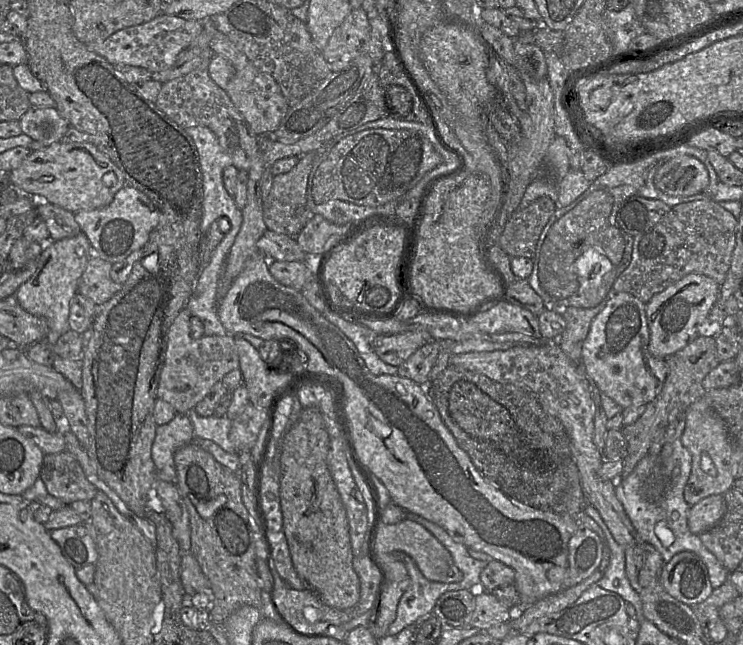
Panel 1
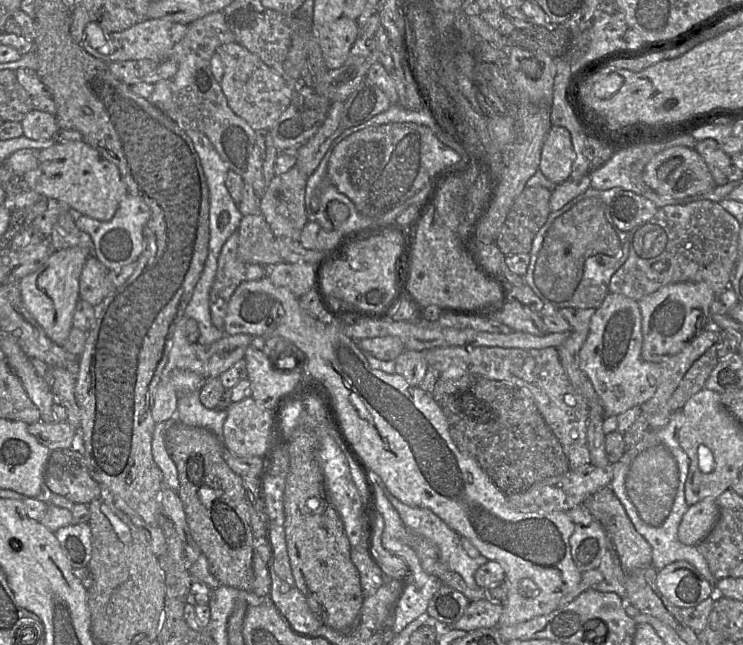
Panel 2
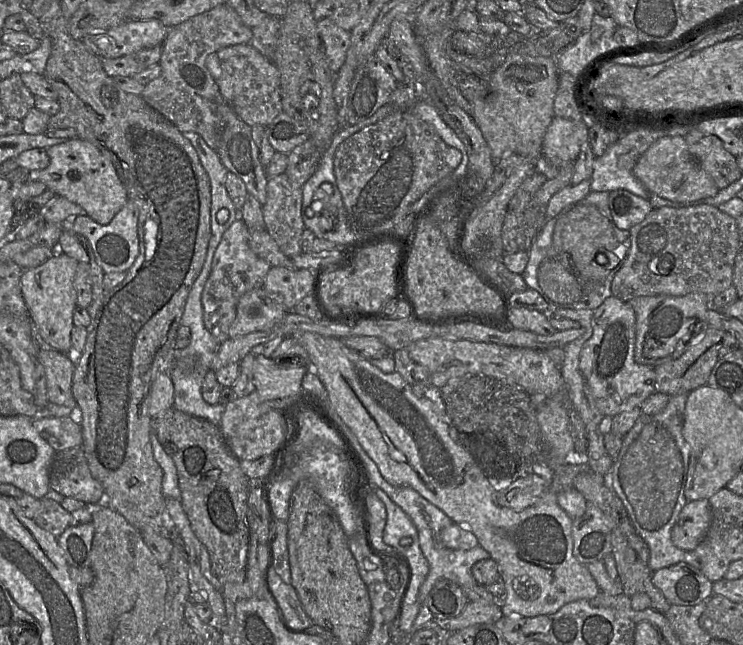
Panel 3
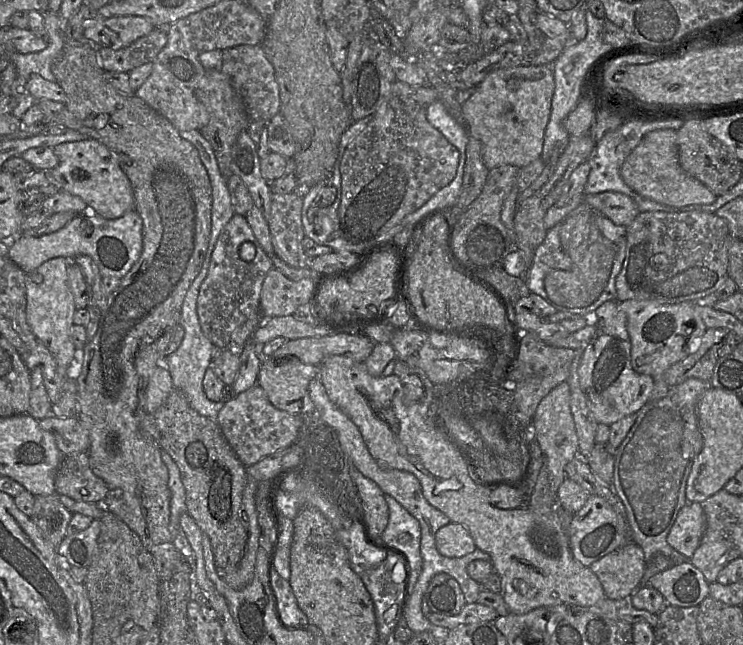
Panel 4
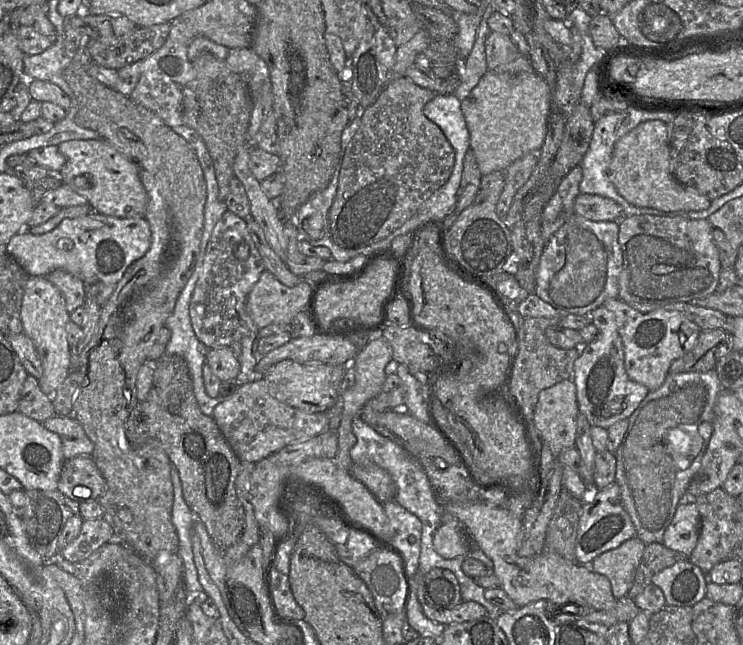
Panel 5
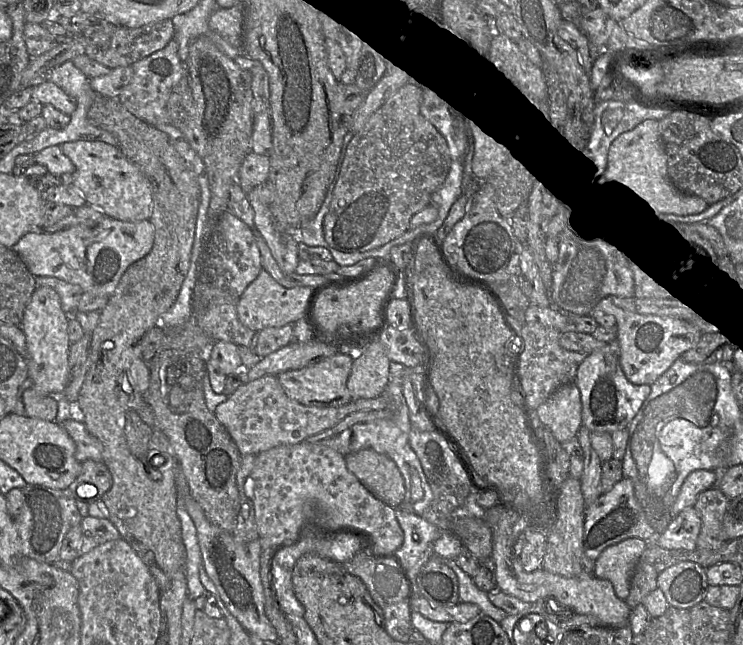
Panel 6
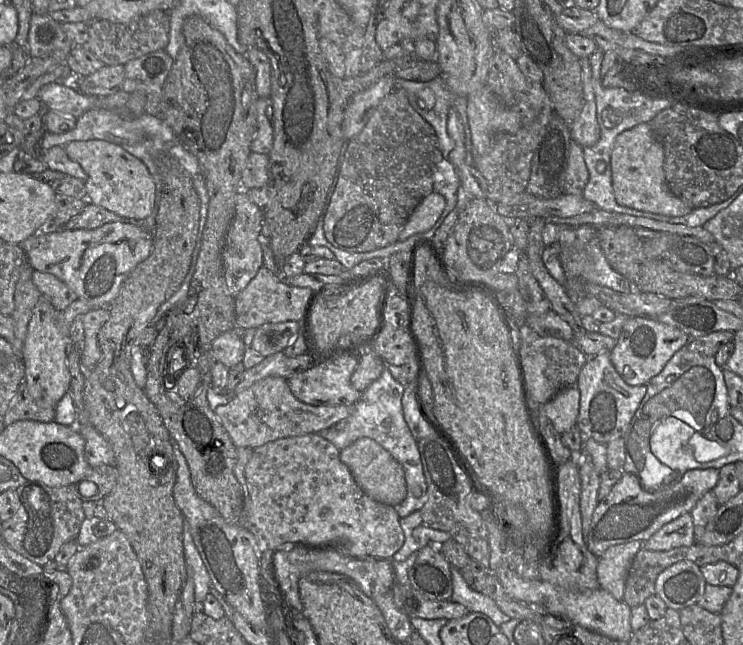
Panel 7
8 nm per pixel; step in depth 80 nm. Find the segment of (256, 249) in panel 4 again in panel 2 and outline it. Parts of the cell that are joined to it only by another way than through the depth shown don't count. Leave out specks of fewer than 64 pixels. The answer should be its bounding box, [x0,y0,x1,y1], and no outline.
[210,230,266,329]

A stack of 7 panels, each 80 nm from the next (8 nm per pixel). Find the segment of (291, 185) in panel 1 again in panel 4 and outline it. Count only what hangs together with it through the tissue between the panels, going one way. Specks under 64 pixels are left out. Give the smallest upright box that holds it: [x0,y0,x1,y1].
[267,193,312,268]

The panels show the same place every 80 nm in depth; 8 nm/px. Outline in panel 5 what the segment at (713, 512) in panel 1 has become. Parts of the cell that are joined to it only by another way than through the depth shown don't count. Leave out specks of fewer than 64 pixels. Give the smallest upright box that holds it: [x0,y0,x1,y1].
[663,501,701,559]

